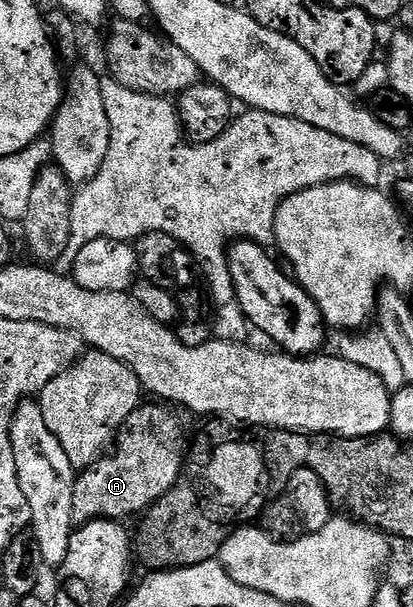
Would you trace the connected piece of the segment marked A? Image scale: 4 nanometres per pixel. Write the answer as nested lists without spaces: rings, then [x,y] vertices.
[[[147,402],[140,403],[133,414],[129,414],[126,424],[119,427],[119,431],[113,441],[113,449],[115,453],[104,455],[102,458],[90,464],[88,468],[82,469],[75,477],[75,489],[73,490],[73,521],[76,525],[88,524],[90,520],[118,520],[120,522],[126,521],[126,516],[138,517],[140,514],[147,511],[152,504],[155,504],[160,498],[165,495],[170,488],[175,487],[179,482],[179,475],[183,472],[183,462],[185,459],[185,444],[183,448],[183,424],[174,416],[170,407],[164,406],[159,402],[151,402],[155,404],[147,404]]]

